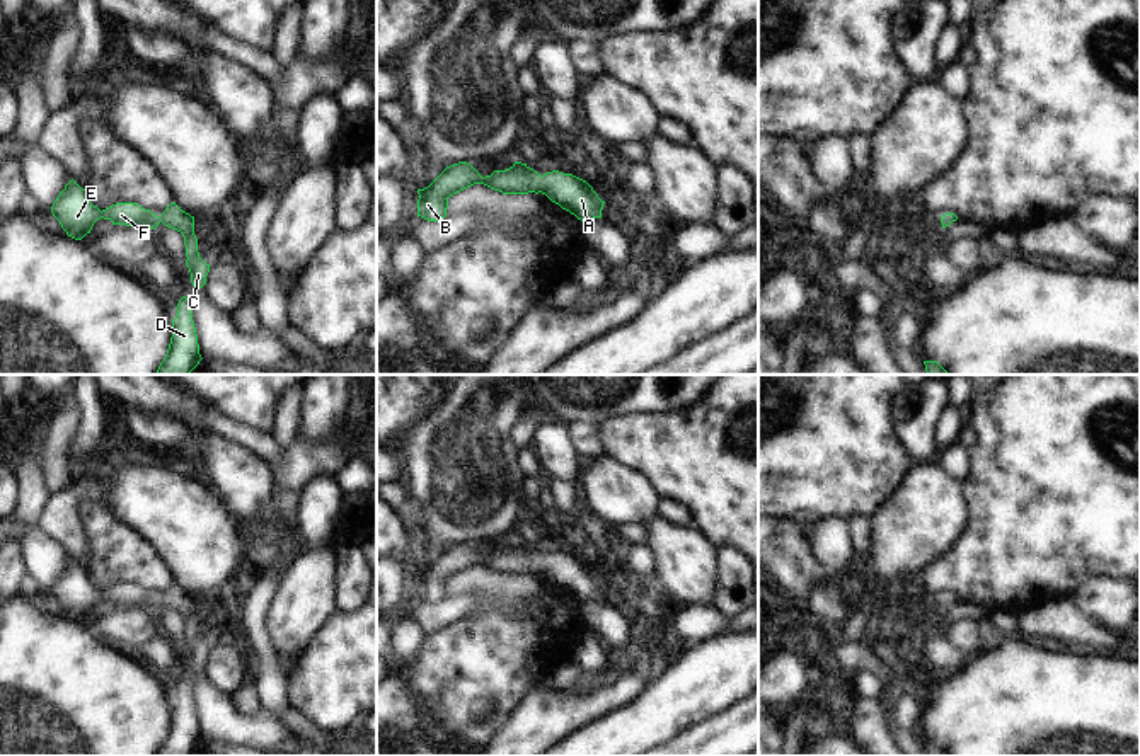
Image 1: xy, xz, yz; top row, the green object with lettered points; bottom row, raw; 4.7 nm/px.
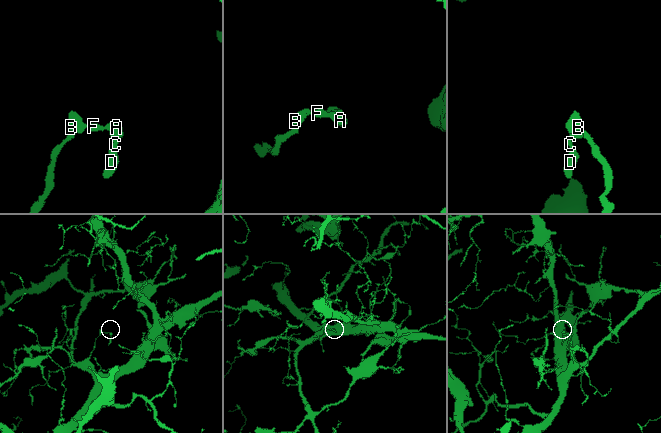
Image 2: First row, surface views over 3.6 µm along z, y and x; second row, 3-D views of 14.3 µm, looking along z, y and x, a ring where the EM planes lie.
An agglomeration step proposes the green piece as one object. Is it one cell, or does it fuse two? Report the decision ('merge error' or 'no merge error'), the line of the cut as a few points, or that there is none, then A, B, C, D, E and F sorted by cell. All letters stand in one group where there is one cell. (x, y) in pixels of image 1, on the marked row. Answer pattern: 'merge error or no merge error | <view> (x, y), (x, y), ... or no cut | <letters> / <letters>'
no merge error | no cut | A B C D E F

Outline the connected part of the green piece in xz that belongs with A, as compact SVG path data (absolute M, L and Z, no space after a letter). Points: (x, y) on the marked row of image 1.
M458 162L446 167L428 187L417 189L417 216L440 221L446 216L448 198L474 184L503 194L542 192L581 221L602 218L605 204L586 180L573 174L552 170L540 175L527 163L515 162L506 170L482 177L470 163Z

